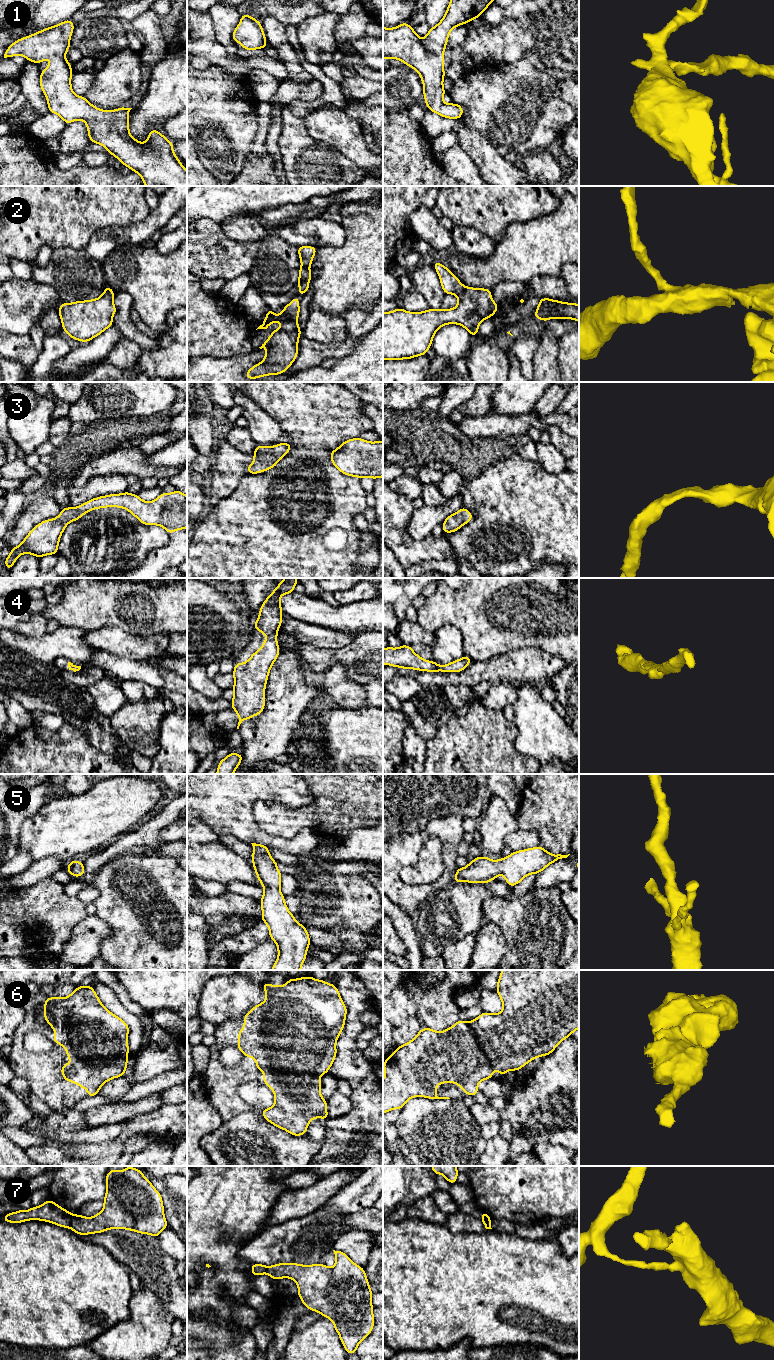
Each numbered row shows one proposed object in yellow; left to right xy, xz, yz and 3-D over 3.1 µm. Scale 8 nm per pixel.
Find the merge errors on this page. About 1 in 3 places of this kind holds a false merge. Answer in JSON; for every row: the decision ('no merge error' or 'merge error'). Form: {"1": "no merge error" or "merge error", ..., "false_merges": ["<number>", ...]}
{"1": "no merge error", "2": "merge error", "3": "no merge error", "4": "no merge error", "5": "no merge error", "6": "no merge error", "7": "merge error", "false_merges": ["2", "7"]}

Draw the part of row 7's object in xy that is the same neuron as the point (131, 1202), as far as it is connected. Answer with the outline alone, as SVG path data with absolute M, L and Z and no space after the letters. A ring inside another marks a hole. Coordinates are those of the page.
M131 1166L122 1171L109 1169L105 1183L107 1191L102 1211L91 1218L74 1215L70 1228L75 1233L87 1235L102 1233L108 1229L127 1229L159 1238L161 1231L169 1227L164 1217L162 1196L141 1170Z

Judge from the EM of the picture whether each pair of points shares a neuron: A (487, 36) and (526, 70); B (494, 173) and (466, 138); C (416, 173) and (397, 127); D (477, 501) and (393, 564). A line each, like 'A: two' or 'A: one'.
A: two
B: one
C: one
D: two

